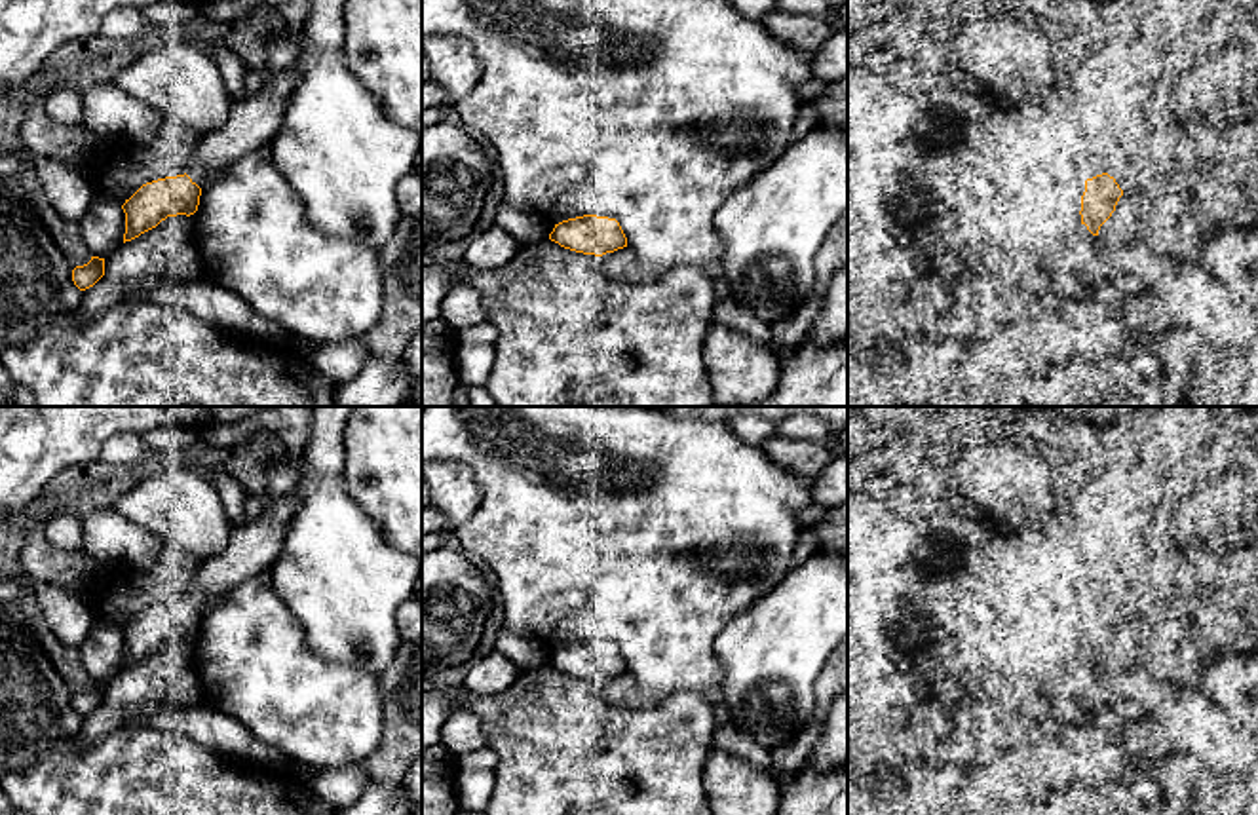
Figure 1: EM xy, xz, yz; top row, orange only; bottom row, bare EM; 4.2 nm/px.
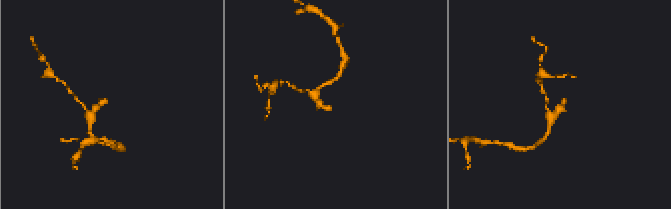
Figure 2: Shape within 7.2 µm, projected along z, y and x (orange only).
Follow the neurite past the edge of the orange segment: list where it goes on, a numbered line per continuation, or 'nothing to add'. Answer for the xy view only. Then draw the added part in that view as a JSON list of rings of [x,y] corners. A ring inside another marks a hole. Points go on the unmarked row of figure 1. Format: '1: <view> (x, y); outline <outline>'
1: xy (251, 549); outline [[[293,488],[272,500],[258,519],[234,526],[226,549],[203,560],[194,576],[186,593],[192,608],[203,614],[241,581],[270,570],[281,553],[298,502],[300,494]]]

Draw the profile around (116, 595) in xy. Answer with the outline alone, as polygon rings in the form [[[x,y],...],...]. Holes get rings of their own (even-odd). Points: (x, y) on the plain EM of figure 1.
[[[163,547],[148,568],[101,568],[86,589],[97,619],[124,631],[143,610],[184,600],[201,560]]]

